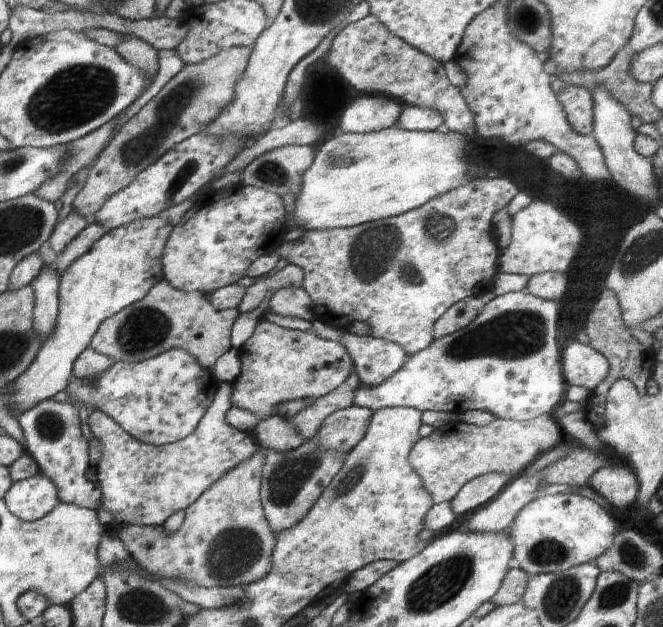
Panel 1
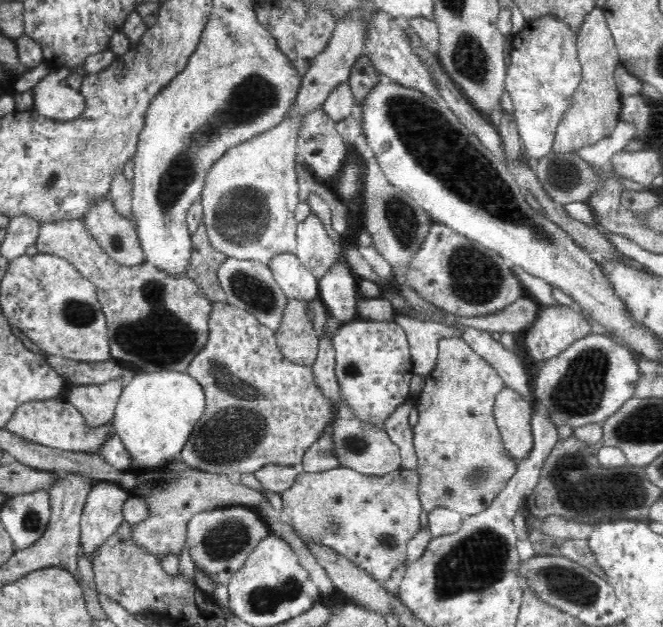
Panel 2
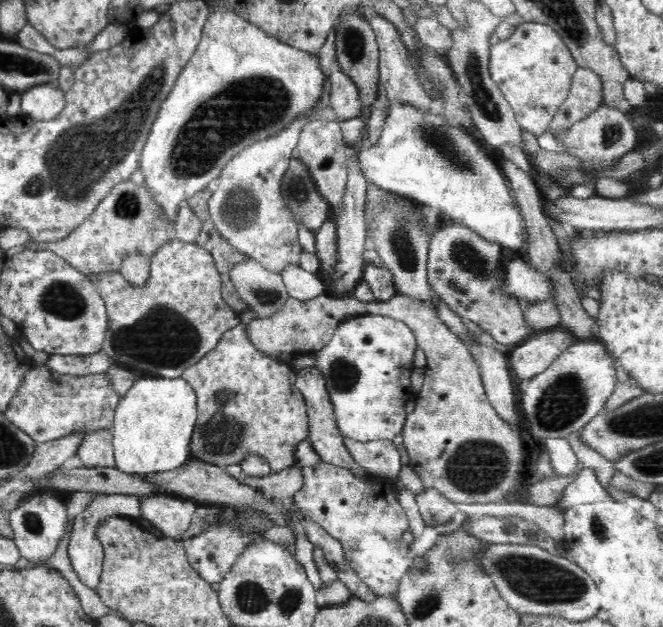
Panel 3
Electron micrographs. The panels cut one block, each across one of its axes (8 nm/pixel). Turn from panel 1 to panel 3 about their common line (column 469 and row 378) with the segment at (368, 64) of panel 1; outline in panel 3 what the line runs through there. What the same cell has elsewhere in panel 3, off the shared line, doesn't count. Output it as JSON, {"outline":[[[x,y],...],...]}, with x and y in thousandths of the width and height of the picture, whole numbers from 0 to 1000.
{"outline":[[[268,381],[258,383],[252,386],[235,405],[228,408],[226,423],[226,440],[223,447],[214,456],[199,455],[186,440],[184,435],[178,432],[166,432],[161,435],[151,435],[149,439],[139,439],[134,445],[139,453],[145,458],[148,469],[154,474],[158,482],[158,490],[163,499],[163,528],[160,531],[160,539],[157,549],[154,549],[152,558],[157,560],[163,571],[167,574],[169,587],[161,590],[161,601],[164,603],[164,611],[170,616],[172,624],[178,627],[178,632],[187,632],[196,622],[201,614],[202,596],[217,596],[217,601],[244,601],[244,603],[265,603],[271,601],[278,590],[287,587],[293,579],[305,574],[327,549],[332,537],[348,523],[353,523],[359,515],[363,514],[362,506],[357,499],[350,494],[348,488],[341,485],[336,472],[333,470],[333,443],[330,434],[327,432],[327,424],[324,423],[323,413],[318,405],[303,392],[296,392],[296,388],[282,388]]]}

